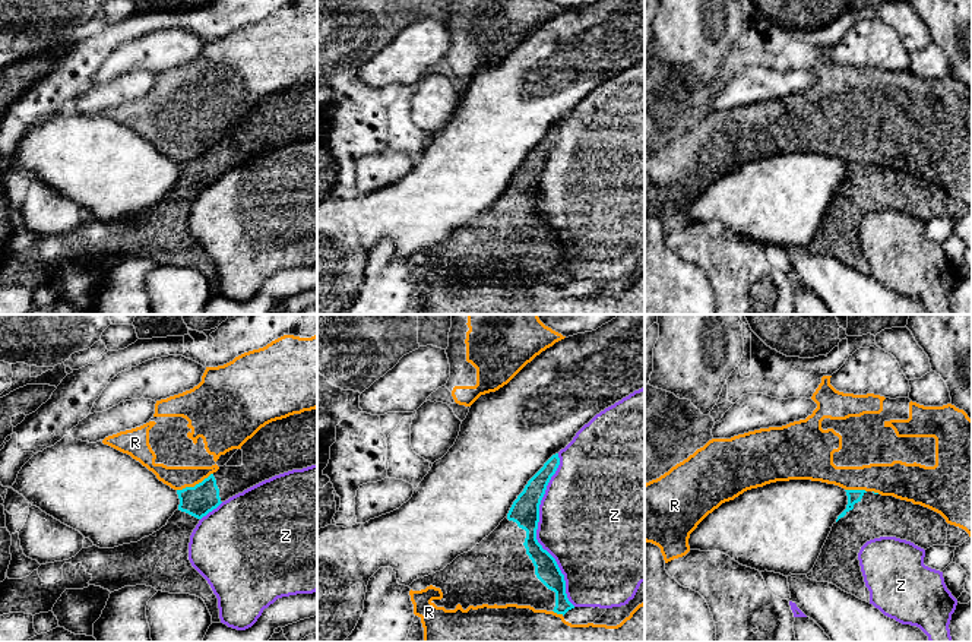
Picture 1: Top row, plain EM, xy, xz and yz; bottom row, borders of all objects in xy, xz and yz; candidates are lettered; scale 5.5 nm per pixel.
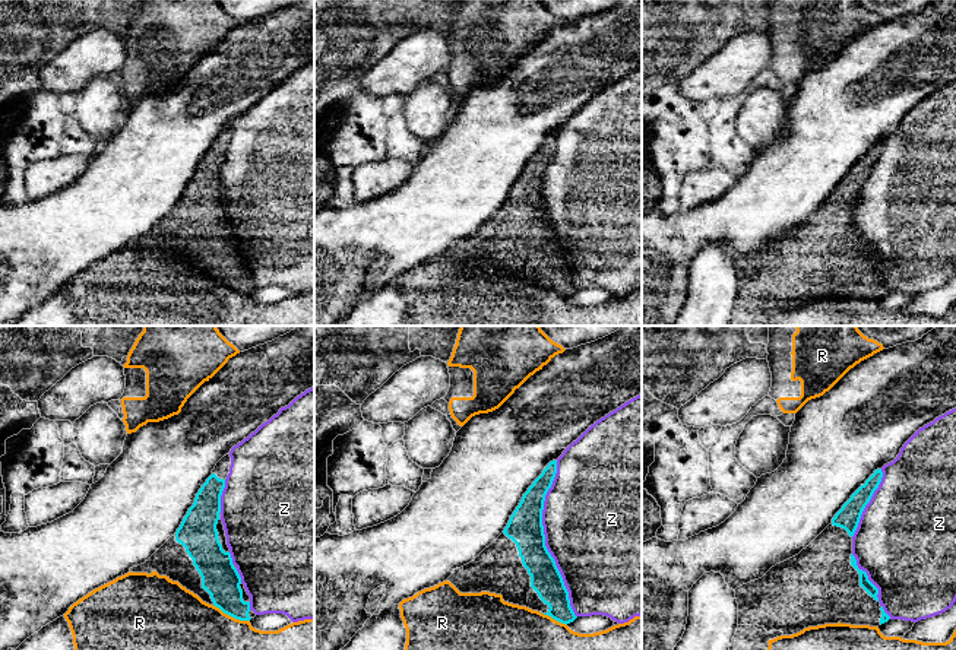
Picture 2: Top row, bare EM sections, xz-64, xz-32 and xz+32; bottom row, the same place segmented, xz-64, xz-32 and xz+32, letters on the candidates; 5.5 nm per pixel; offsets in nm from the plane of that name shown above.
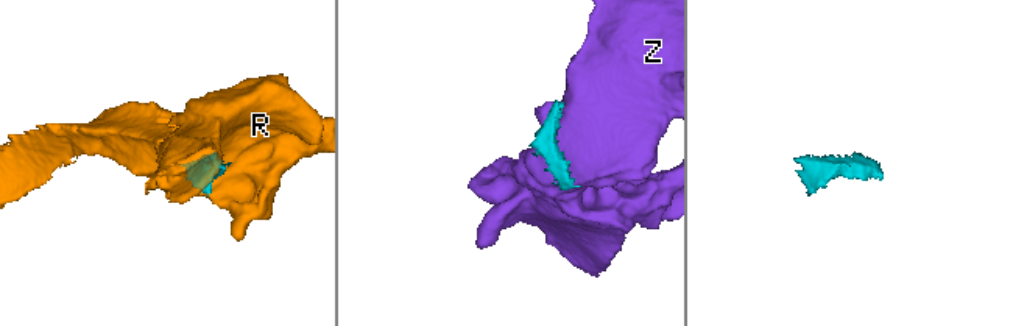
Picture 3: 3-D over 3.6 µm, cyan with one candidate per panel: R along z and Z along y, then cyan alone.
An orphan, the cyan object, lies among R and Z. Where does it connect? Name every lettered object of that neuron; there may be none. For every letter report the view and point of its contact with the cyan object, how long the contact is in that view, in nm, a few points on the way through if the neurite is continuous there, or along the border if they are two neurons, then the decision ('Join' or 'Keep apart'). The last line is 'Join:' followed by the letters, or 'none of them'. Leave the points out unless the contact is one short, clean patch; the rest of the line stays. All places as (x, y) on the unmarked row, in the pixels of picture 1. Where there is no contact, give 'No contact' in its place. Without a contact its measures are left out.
R: Touches cyan at xy (196, 157). Shared border 220 nm. Keep apart
Z: Touches cyan at xz (537, 201). Shared border 850 nm. Keep apart
Join: none of them

